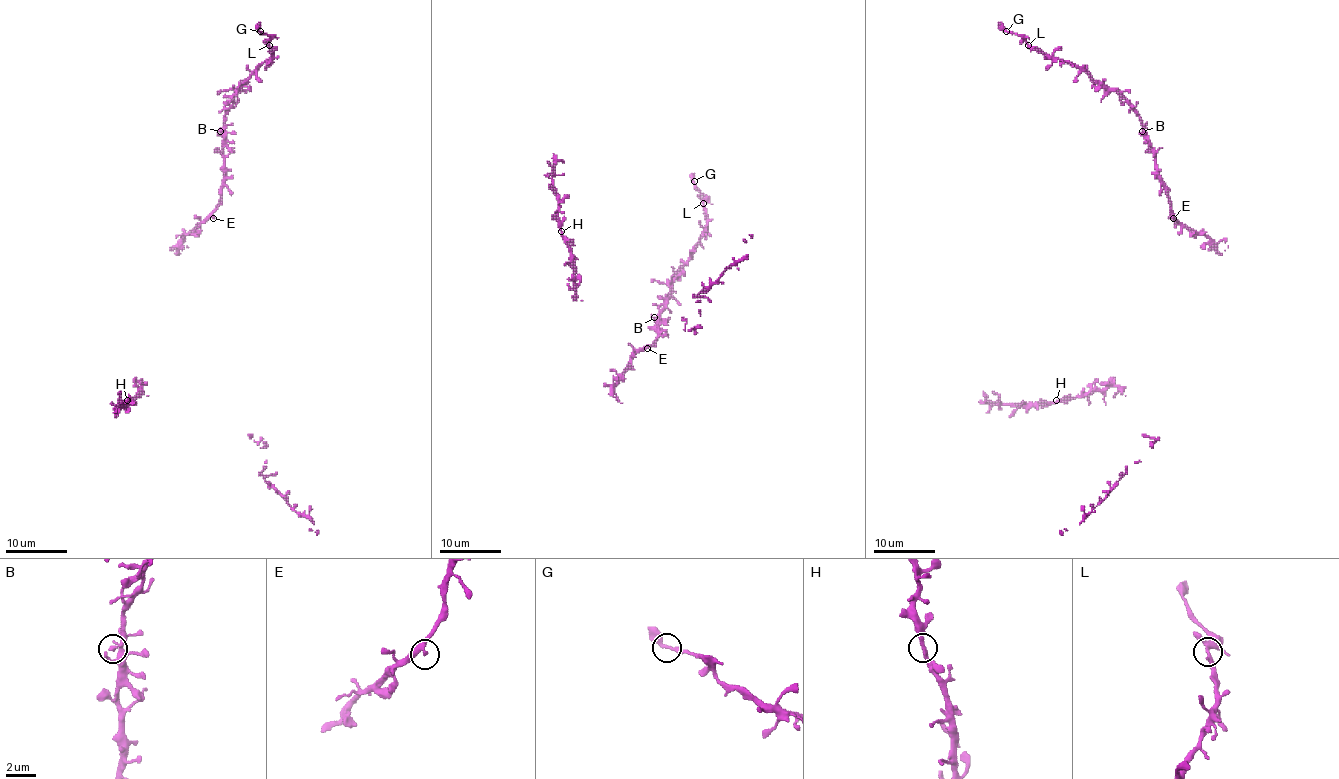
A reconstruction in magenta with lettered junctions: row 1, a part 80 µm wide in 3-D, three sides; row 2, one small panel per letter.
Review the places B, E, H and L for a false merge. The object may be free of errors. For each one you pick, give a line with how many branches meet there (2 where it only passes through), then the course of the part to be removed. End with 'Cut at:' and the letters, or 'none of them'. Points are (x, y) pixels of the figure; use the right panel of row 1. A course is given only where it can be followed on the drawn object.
Cut at: none of them

